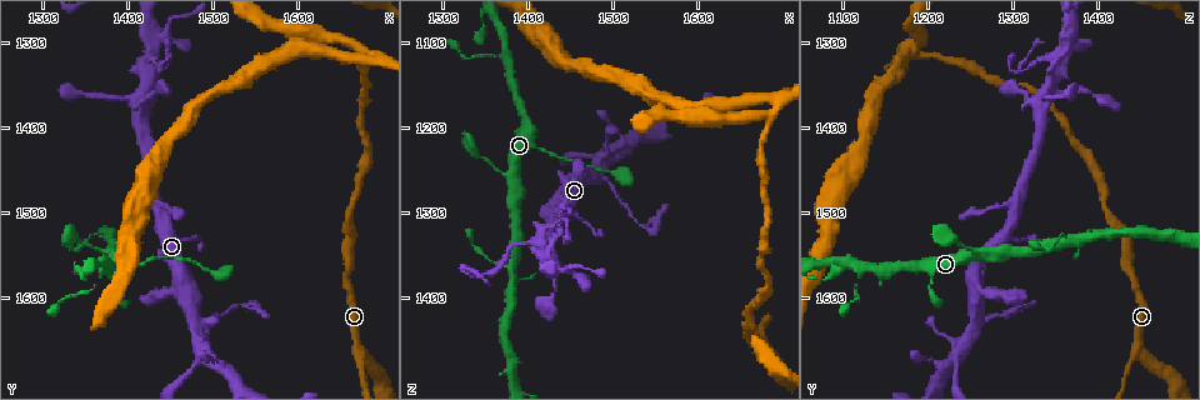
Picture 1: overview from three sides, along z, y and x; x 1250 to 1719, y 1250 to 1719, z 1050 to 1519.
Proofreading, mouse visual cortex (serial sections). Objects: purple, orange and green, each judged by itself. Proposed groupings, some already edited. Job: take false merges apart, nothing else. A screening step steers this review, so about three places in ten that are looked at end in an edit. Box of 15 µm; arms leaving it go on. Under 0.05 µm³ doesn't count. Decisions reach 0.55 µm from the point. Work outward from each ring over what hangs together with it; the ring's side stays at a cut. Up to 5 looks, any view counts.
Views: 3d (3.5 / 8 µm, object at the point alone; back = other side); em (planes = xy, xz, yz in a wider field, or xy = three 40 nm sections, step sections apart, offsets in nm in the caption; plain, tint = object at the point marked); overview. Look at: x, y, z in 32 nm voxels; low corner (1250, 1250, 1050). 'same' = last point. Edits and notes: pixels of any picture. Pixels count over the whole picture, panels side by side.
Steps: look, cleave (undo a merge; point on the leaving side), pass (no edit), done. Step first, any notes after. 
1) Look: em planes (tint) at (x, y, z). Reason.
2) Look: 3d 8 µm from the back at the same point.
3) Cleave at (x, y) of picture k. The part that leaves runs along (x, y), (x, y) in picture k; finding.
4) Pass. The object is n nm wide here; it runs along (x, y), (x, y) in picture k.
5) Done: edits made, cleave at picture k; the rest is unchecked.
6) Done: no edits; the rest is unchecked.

Look: 3d 8 µm at (1440, 1330, 1310). Sharp bend.

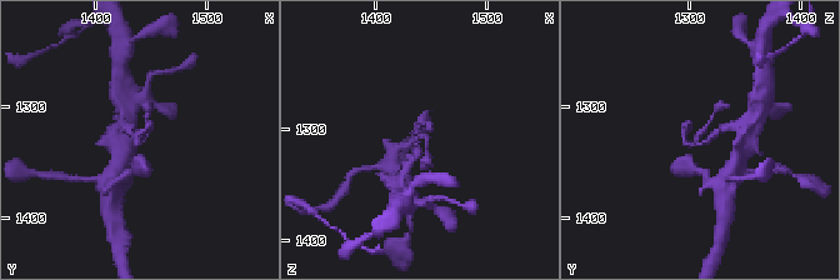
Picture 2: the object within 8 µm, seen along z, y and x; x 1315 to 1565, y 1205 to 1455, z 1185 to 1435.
Look: 3d 3.5 µm at (1440, 1332, 1312). Closer look.

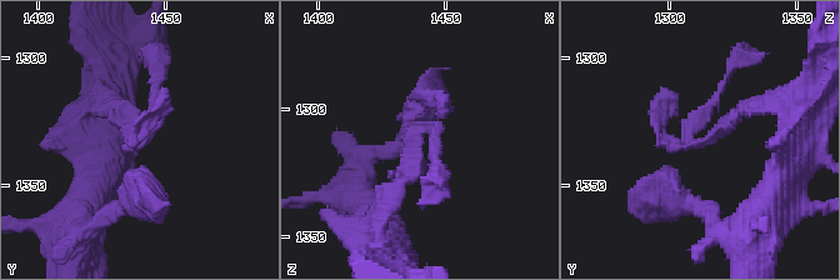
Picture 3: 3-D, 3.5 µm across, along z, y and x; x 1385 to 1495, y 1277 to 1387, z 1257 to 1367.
Look: em xy step 1 (tint) at (1439, 1334, 1312).

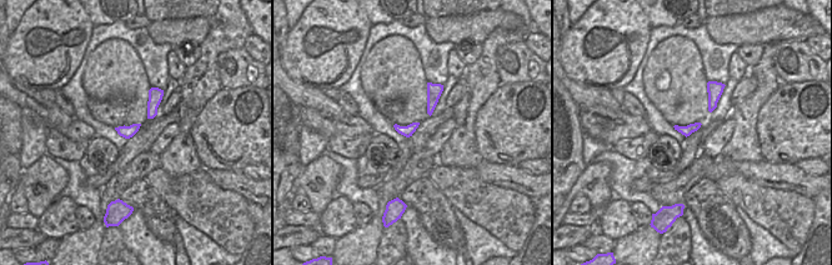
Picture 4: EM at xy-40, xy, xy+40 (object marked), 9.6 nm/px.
Pass. It runs along (388, 200), (423, 133), (438, 165) in picture 3; continuous, no second cell.

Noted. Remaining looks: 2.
Look: em xy step 5 (tint) at (1380, 1530, 1360). Abrupt turn.

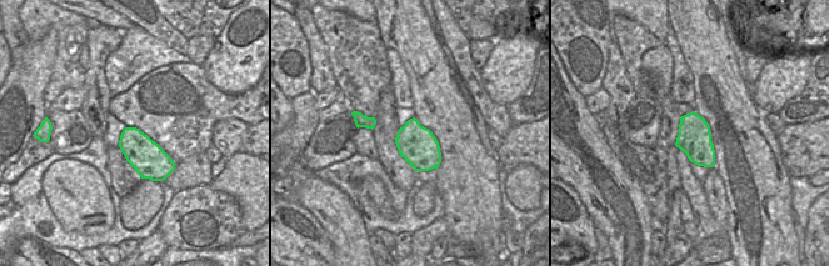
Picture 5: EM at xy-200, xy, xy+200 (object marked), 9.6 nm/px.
Look: 3d 3.5 µm at the same point.

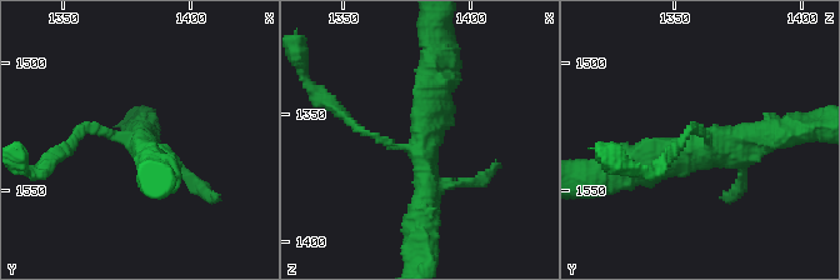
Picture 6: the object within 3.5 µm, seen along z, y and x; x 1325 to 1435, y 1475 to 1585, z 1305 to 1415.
Pass. It runs along (634, 170), (666, 154), (788, 131) in picture 6; one cell here.

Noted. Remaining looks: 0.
Done: no edits; the rest is unchecked.

